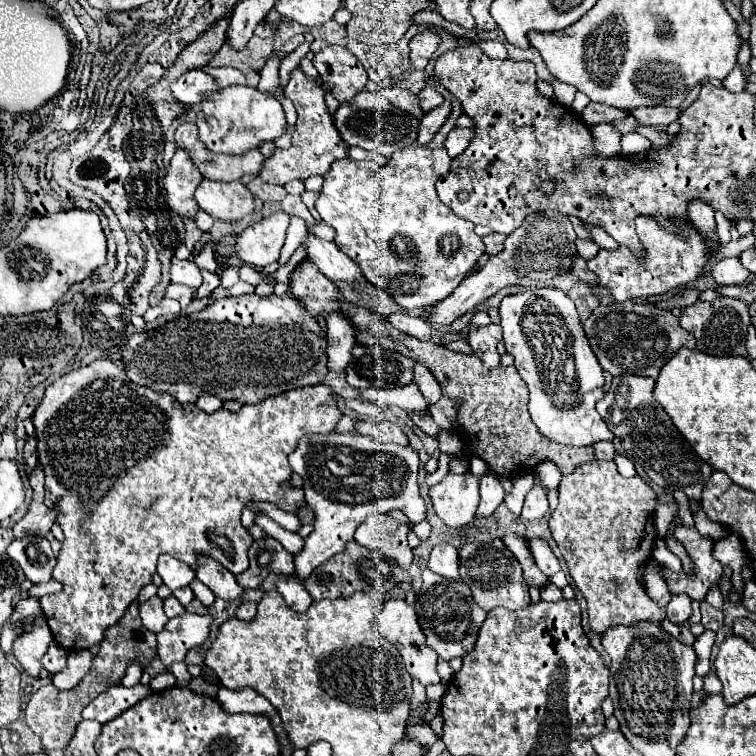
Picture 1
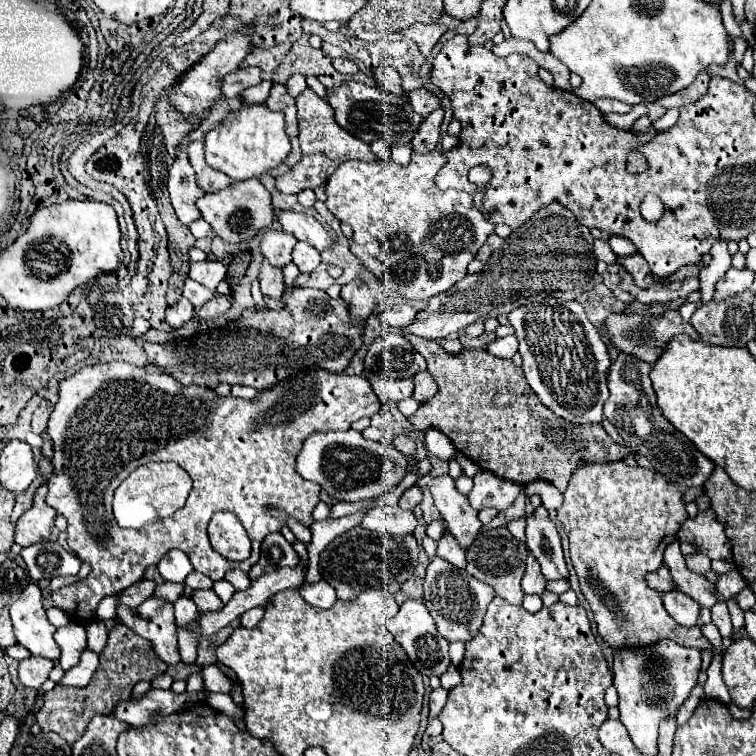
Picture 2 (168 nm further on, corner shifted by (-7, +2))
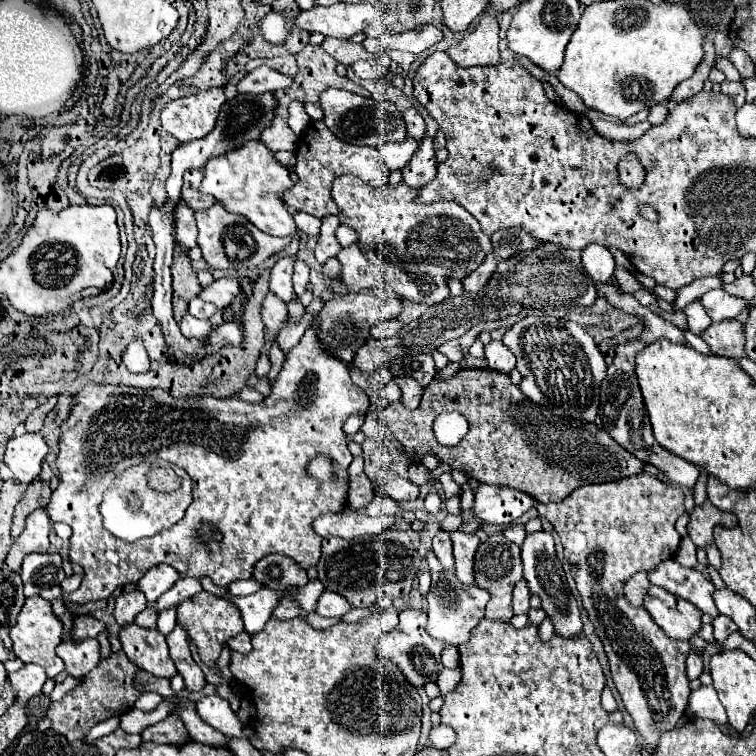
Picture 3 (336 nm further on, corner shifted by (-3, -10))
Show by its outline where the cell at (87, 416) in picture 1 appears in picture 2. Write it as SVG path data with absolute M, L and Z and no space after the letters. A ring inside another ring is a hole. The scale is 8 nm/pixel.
M105 362L95 366L85 366L77 374L59 382L59 400L49 416L49 436L53 440L53 474L47 482L49 496L47 504L53 506L61 516L67 518L67 542L69 550L91 566L91 574L67 586L67 590L51 592L53 606L71 616L71 622L89 624L95 620L97 604L109 596L119 594L121 590L141 582L145 570L173 548L183 550L193 568L213 582L223 580L227 570L239 568L249 572L249 568L259 560L259 548L267 534L279 532L281 522L263 512L263 506L277 506L297 518L301 524L311 526L311 512L319 504L319 484L307 482L295 470L295 456L299 454L305 438L311 432L329 432L329 430L347 430L351 424L363 416L373 416L379 410L379 398L369 386L367 378L331 374L325 370L313 370L301 378L289 378L267 392L257 394L253 400L239 398L219 398L213 390L203 386L181 386L171 376L155 370L153 366L131 366L127 362ZM149 462L177 462L193 480L193 488L187 496L187 504L169 518L163 518L139 530L123 530L115 524L111 512L111 496L115 488L131 474L133 468L139 468ZM215 512L233 512L241 520L243 528L251 538L251 558L245 562L231 562L215 552L207 538L207 522Z

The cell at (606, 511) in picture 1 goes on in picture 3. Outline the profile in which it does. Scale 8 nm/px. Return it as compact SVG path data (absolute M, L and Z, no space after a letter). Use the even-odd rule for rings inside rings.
M643 472L617 482L587 484L561 502L537 504L535 508L539 516L553 524L561 538L583 606L605 646L615 688L633 718L633 728L653 752L659 736L673 730L687 708L691 688L685 674L685 658L691 644L665 636L647 610L635 608L625 600L623 584L635 572L647 572L675 556L681 542L675 520L685 512L683 492Z

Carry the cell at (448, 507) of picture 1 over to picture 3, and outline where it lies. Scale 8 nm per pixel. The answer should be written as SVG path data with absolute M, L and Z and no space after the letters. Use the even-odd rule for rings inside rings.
M457 530L449 532L453 540L453 556L455 556L455 574L461 584L475 584L473 574L473 556L479 546L479 538L471 534L461 534Z

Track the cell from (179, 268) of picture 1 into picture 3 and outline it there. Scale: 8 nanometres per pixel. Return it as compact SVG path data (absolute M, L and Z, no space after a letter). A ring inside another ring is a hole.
M221 278L221 280L215 280L211 286L203 288L199 298L207 300L207 302L211 302L217 308L223 310L223 308L227 308L233 302L233 298L237 294L241 294L239 280L235 280L235 278Z

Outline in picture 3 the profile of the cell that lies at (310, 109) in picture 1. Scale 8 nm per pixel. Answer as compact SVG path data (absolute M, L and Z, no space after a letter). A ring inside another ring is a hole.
M323 120L311 122L309 130L301 136L299 148L297 148L295 172L299 176L299 182L283 194L283 202L295 210L313 214L317 218L325 218L329 214L339 216L339 206L331 200L331 184L337 176L355 174L373 188L383 188L383 186L387 186L387 180L389 180L389 168L387 168L379 148L345 144L325 126Z

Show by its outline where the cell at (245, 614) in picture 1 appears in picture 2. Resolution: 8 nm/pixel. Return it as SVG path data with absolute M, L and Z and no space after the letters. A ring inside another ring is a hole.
M251 608L251 610L247 610L247 614L241 616L241 626L245 626L245 628L255 628L255 626L261 622L263 612L265 612L263 608Z

